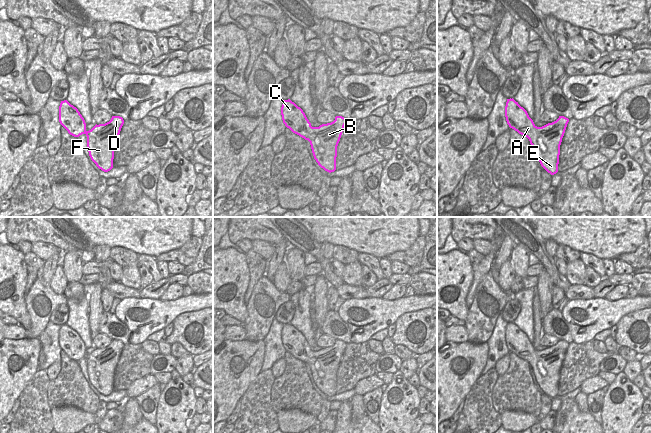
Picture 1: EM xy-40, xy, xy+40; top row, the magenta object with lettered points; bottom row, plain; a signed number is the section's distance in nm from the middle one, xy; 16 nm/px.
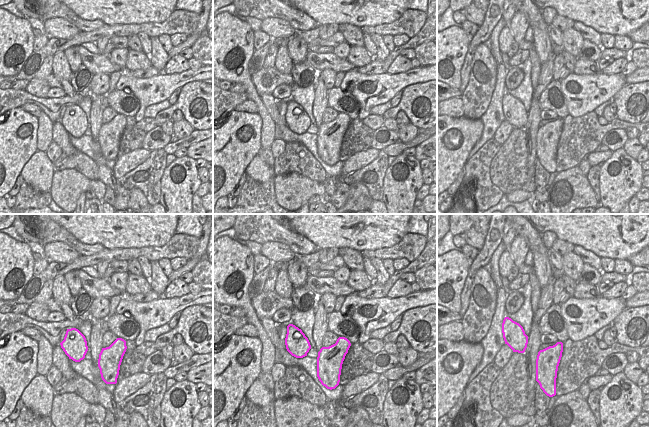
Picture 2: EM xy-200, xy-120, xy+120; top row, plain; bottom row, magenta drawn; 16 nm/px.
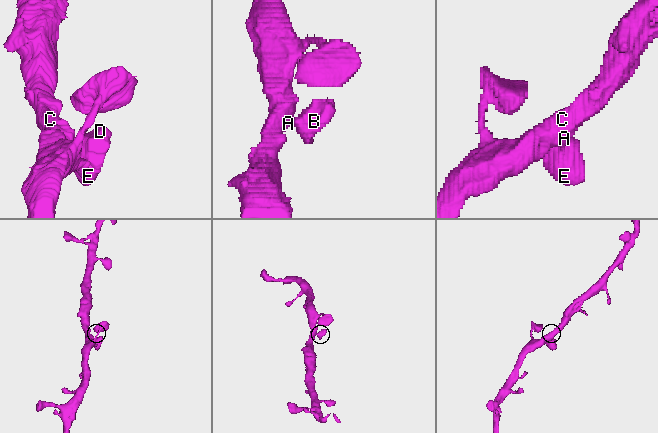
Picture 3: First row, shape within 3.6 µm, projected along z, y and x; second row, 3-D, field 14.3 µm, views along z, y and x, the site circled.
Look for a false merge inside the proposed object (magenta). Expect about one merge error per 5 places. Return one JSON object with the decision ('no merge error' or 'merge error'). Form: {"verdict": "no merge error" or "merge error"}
{"verdict": "no merge error"}

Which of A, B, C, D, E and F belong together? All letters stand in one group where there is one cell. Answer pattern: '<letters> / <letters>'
A B C D E F

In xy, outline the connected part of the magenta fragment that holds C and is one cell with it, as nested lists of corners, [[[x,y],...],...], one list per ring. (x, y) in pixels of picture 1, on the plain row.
[[[290,323],[283,325],[281,339],[287,352],[310,366],[318,389],[329,397],[334,396],[337,370],[347,344],[342,340],[336,340],[331,347],[312,351],[303,334]]]

